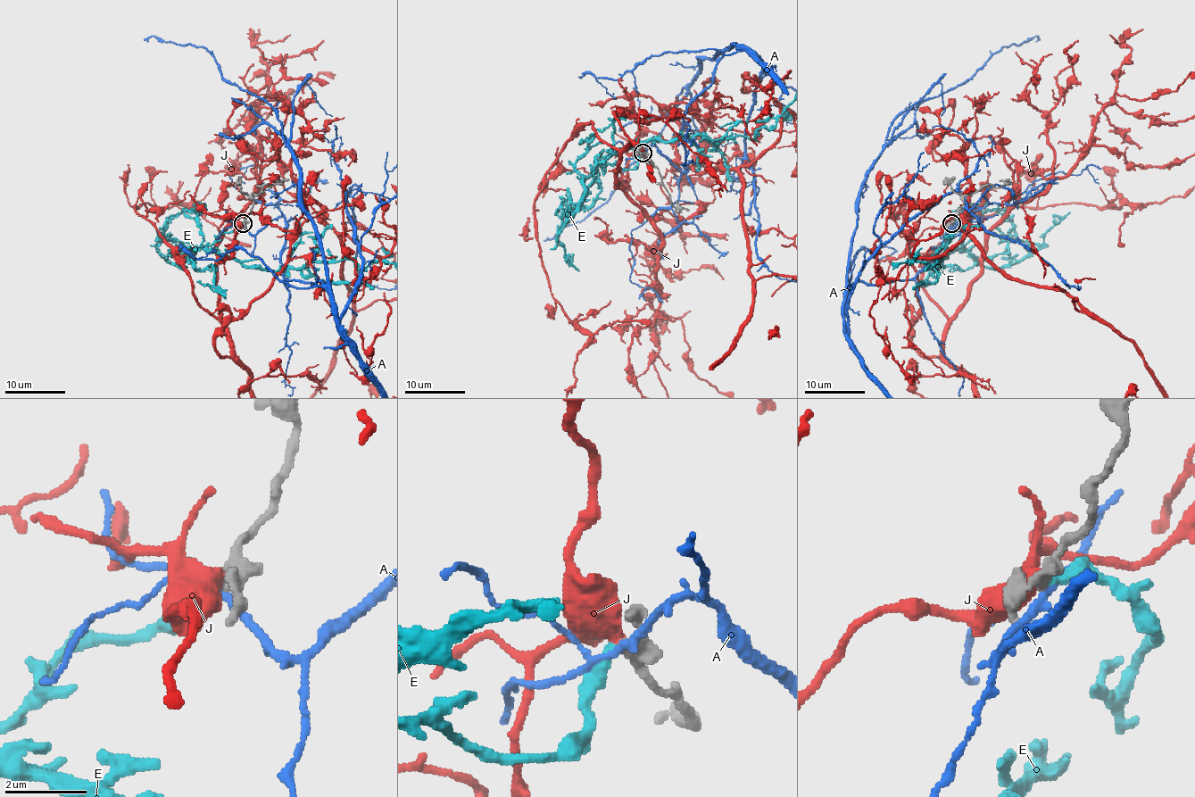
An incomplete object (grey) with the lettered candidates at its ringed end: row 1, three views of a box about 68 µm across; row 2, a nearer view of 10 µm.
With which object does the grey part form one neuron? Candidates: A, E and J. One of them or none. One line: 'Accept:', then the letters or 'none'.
Accept: E

